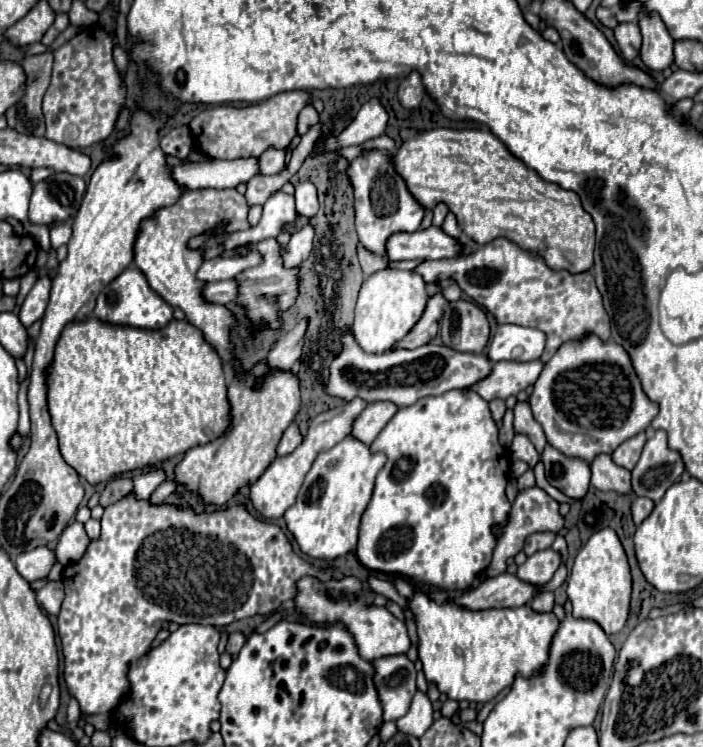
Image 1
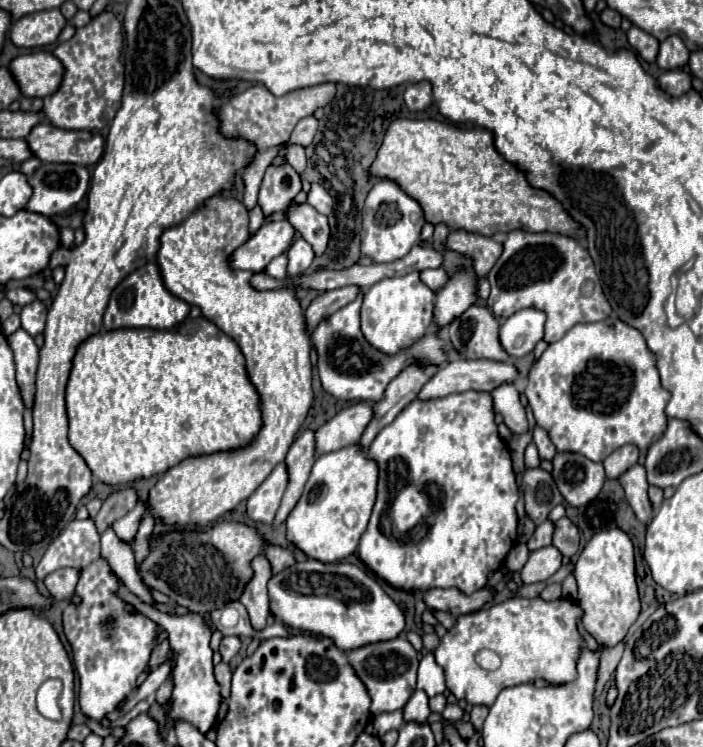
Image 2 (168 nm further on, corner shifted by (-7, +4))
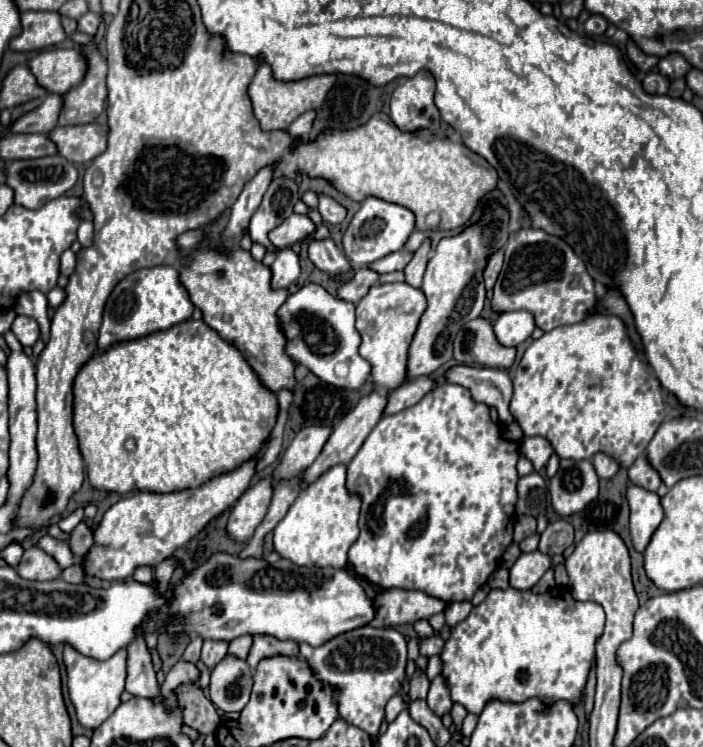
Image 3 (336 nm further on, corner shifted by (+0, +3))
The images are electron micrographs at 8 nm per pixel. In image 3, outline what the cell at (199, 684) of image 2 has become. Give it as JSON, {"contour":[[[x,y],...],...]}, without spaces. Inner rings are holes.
{"contour":[[[73,565],[63,570],[61,578],[68,583],[85,584],[85,572],[80,565]]]}

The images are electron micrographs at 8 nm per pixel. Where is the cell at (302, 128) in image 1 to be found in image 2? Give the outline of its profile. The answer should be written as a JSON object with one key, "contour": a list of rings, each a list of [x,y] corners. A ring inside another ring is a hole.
{"contour":[[[306,116],[294,128],[294,132],[290,136],[290,142],[292,144],[300,144],[300,146],[308,146],[312,142],[314,134],[316,134],[316,128],[318,128],[318,120],[314,116]]]}

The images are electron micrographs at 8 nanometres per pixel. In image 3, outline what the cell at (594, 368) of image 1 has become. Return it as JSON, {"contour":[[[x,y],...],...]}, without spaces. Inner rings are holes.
{"contour":[[[595,313],[585,321],[557,327],[535,339],[513,377],[513,397],[509,405],[523,435],[541,435],[549,439],[555,453],[563,459],[591,459],[595,453],[609,453],[621,467],[645,453],[659,425],[665,421],[665,393],[653,375],[647,359],[631,343],[625,323],[617,315]]]}

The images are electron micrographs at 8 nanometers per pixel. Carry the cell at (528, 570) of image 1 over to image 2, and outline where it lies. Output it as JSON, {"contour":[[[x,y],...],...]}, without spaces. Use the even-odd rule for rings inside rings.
{"contour":[[[546,546],[530,552],[530,558],[520,570],[520,574],[524,584],[534,584],[554,576],[560,570],[560,566],[562,566],[562,554],[554,546]]]}

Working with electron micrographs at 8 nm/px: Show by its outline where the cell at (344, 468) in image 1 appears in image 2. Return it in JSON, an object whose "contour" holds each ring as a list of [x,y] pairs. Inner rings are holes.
{"contour":[[[360,444],[318,456],[302,498],[286,520],[288,540],[294,542],[308,558],[320,562],[338,562],[350,556],[358,548],[358,540],[366,530],[376,500],[376,482],[376,460],[372,460]]]}

